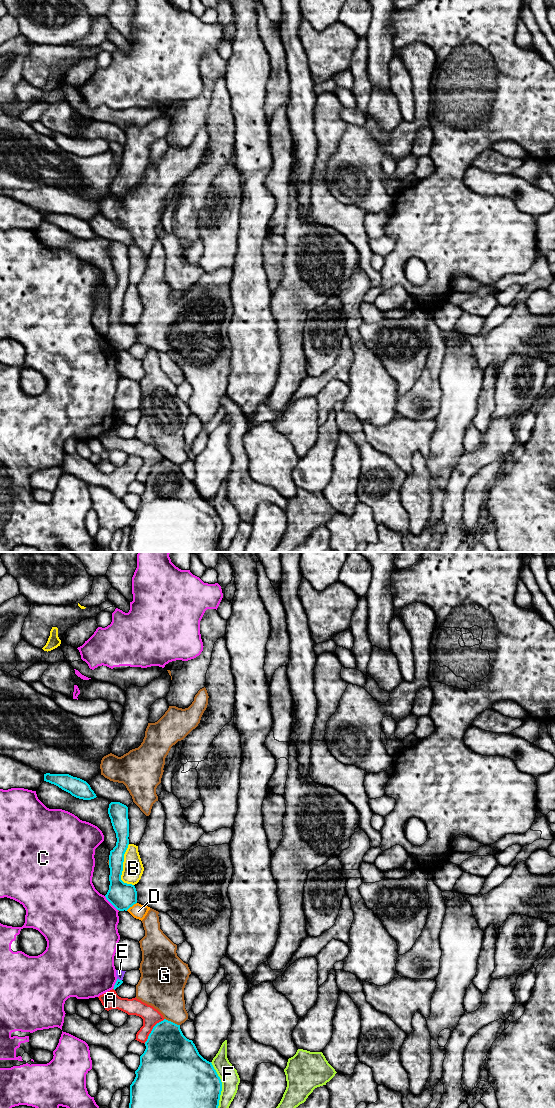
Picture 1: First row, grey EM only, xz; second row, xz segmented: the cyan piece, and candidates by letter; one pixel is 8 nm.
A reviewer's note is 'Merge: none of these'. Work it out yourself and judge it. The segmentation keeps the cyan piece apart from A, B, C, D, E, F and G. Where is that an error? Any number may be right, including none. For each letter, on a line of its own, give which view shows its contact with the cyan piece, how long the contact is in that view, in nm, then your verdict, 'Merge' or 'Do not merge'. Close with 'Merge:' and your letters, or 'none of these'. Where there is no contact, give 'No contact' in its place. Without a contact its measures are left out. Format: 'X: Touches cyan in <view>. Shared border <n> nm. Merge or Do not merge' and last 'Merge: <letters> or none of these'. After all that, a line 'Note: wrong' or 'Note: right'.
A: Touches cyan in xz. Shared border 260 nm. Do not merge
B: Touches cyan in xz. Shared border 340 nm. Do not merge
C: Touches cyan in xz. Shared border 160 nm. Do not merge
D: Touches cyan in xz. Shared border 110 nm. Do not merge
E: Touches cyan in xz. Shared border 40 nm. Do not merge
F: Touches cyan in xz. Shared border 400 nm. Do not merge
G: Touches cyan in xz. Shared border 130 nm. Do not merge
Merge: none of these
Note: right

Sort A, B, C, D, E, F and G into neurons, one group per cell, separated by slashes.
A D / B / C / E G / F

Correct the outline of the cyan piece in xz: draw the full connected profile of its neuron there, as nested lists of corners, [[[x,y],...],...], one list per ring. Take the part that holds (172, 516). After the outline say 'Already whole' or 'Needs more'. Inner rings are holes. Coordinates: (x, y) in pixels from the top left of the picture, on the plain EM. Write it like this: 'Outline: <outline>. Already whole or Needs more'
Outline: [[[164,459],[157,463],[145,482],[146,489],[140,496],[140,505],[135,511],[136,517],[130,525],[130,552],[218,552],[219,540],[222,531],[222,522],[211,502],[204,499],[198,492],[192,480],[187,479],[181,469],[171,461]]]. Already whole

